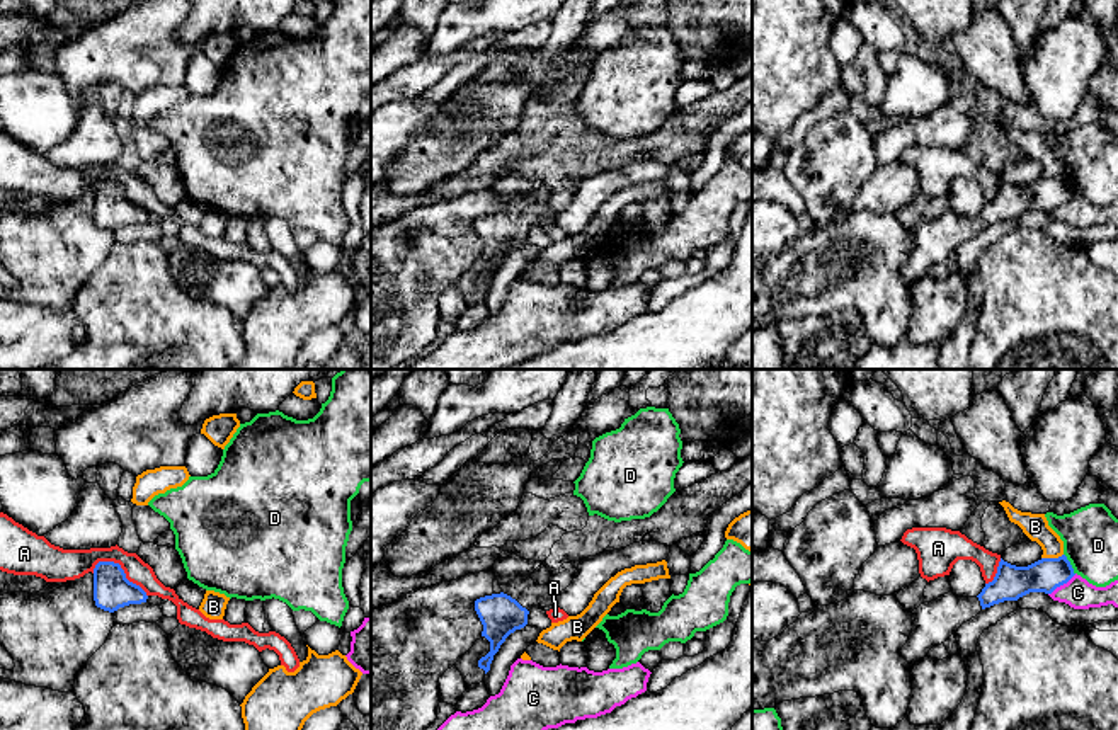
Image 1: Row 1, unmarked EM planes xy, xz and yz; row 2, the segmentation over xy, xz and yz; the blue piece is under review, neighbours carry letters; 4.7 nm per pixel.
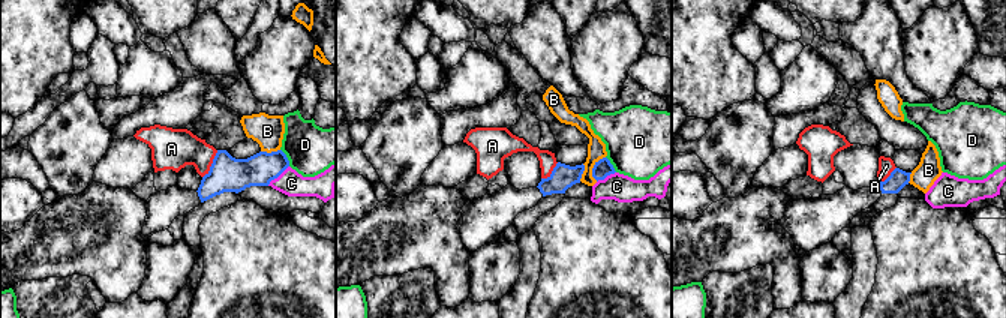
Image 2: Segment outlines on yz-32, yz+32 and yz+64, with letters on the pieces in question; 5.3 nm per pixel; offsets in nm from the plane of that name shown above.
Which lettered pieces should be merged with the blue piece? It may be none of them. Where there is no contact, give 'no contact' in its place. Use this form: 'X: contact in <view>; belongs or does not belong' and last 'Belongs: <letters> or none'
A: contact in xy; does not belong
B: contact in yz; does not belong
C: contact in yz; does not belong
D: contact in yz; does not belong
Belongs: none

